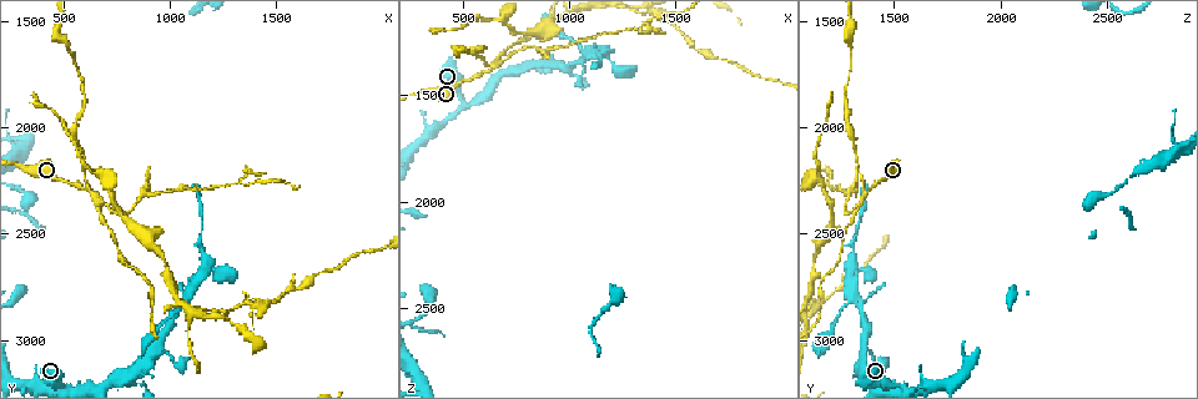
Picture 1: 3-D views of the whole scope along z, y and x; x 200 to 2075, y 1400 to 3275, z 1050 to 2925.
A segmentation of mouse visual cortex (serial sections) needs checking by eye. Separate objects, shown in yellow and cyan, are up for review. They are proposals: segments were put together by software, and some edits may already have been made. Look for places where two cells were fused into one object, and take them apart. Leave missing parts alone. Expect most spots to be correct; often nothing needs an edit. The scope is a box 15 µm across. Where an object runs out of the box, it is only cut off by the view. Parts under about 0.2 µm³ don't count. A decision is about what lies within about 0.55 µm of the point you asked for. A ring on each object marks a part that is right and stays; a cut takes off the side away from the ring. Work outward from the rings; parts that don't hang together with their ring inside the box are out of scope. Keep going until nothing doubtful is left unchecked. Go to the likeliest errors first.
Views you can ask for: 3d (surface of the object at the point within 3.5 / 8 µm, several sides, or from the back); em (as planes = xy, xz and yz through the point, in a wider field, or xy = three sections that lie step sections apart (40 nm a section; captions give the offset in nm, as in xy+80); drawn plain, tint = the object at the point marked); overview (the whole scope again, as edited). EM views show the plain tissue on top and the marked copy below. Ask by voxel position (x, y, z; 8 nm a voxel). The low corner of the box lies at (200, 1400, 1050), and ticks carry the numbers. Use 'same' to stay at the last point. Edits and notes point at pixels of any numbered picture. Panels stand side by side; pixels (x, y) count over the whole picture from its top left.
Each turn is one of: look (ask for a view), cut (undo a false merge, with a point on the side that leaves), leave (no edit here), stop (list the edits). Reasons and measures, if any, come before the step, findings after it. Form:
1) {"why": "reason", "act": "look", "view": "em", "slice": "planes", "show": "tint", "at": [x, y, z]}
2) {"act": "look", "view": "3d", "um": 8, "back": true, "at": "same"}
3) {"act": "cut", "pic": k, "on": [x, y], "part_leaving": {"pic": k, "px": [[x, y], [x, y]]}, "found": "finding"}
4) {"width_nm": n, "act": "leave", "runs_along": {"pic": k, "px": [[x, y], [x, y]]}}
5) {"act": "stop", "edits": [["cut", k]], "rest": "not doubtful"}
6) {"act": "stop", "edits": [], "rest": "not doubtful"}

{"why": "abrupt turn", "act": "look", "view": "3d", "um": 3.5, "at": [630, 2310, 1370]}

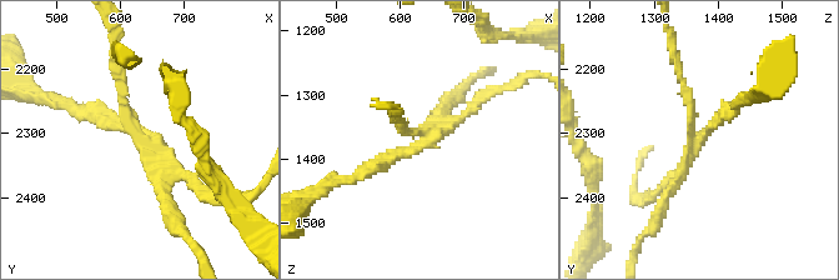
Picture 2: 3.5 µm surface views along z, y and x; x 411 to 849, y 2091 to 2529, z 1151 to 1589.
{"arms": 4, "arm_widths_nm": [100, 150, 150, 200], "why": "need the tissue", "act": "look", "view": "em", "slice": "xy", "step": 1, "show": "tint", "at": [635, 2310, 1375]}

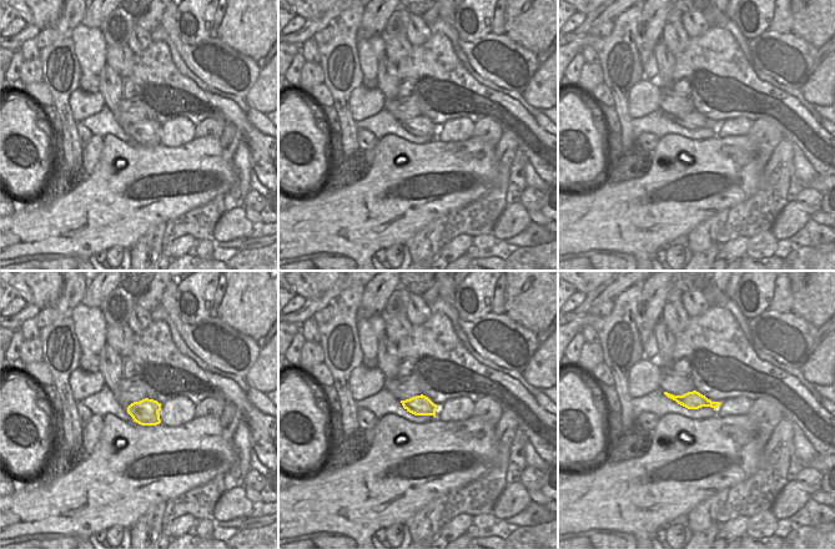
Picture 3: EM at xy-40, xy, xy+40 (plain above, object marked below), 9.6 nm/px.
{"act": "cut", "pic": 2, "on": [166, 218], "found": "two cells meet here"}

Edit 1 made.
{"act": "look", "view": "overview"}

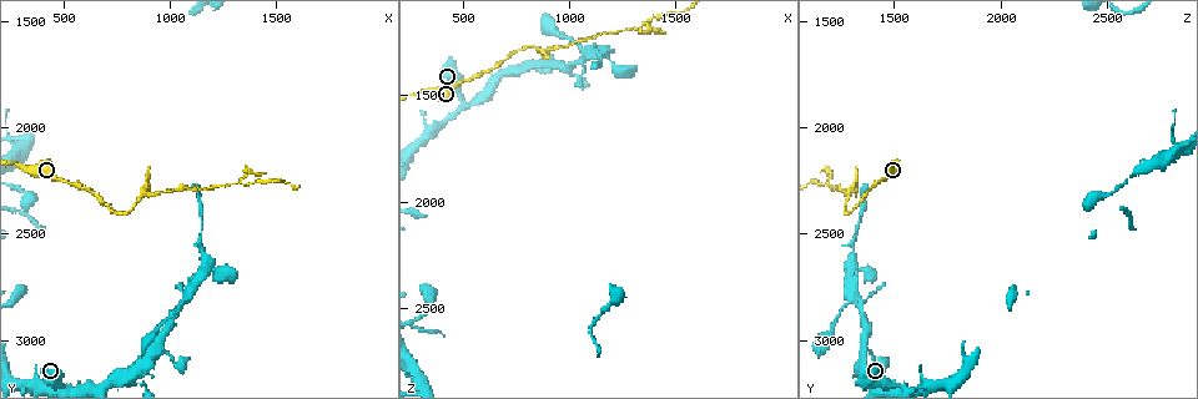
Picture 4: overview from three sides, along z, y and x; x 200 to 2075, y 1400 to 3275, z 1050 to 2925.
{"why": "sharp bend", "act": "look", "view": "3d", "um": 3.5, "at": [840, 2370, 1260]}

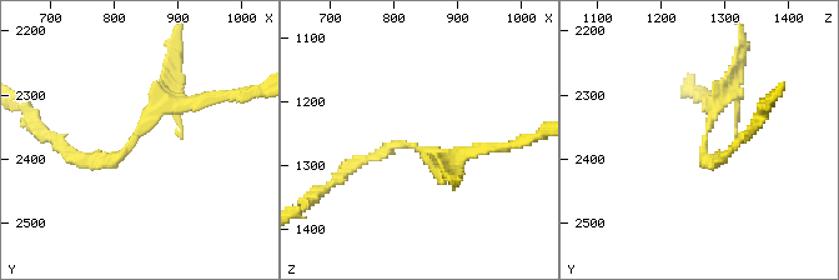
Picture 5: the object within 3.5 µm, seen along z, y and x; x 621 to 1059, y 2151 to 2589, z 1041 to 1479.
{"why": "need the tissue", "act": "look", "view": "em", "slice": "xy", "step": 5, "show": "tint", "at": [835, 2360, 1270]}

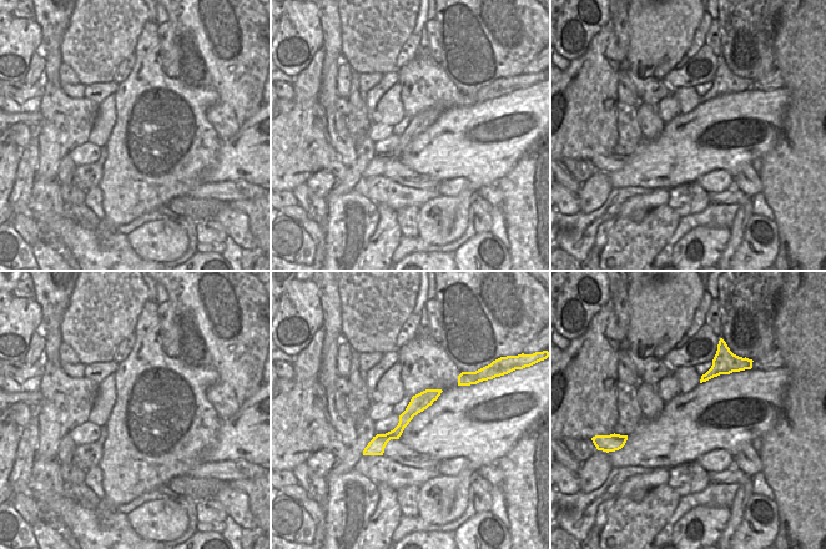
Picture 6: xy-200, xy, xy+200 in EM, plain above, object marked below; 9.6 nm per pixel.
{"act": "leave", "runs_along": {"pic": 6, "px": [[437, 392], [424, 398], [377, 452]]}, "found": "continuous, no second cell"}

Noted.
{"why": "abrupt turn", "act": "look", "view": "3d", "um": 3.5, "at": [1060, 2810, 1330]}

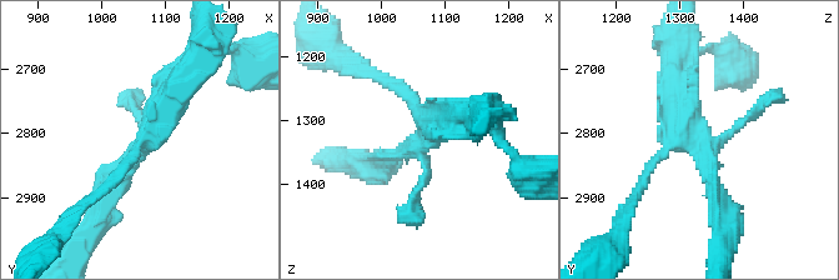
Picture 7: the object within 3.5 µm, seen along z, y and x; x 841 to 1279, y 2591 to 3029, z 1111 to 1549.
{"why": "now the EM", "act": "look", "view": "em", "slice": "xy", "step": 2, "show": "tint", "at": [1070, 2820, 1330]}

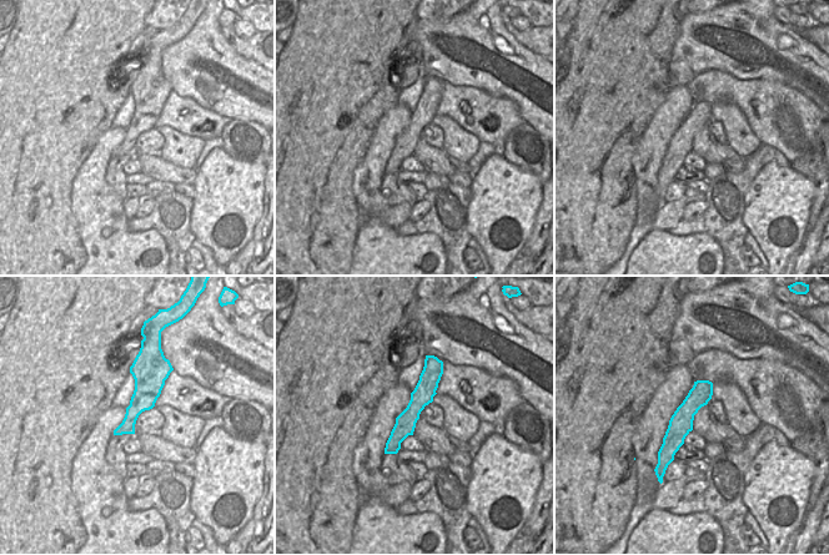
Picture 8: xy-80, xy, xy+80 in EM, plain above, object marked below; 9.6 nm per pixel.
{"act": "look", "view": "em", "slice": "xy", "step": 5, "show": "tint", "at": "same"}

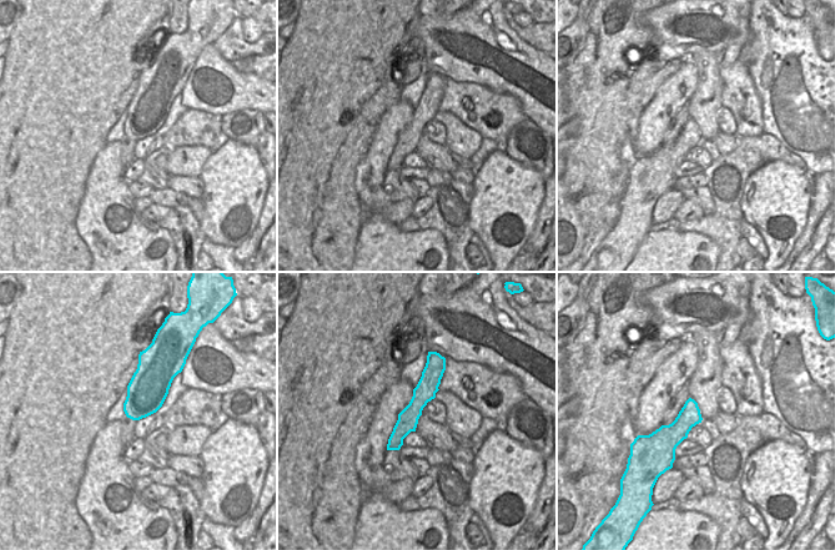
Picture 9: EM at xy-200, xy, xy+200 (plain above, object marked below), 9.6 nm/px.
{"act": "leave", "runs_along": {"pic": 9, "px": [[429, 359], [428, 385], [390, 447]]}, "found": "all the same cell"}

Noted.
{"act": "stop", "edits": [["cut", 2]], "rest": "not doubtful"}

